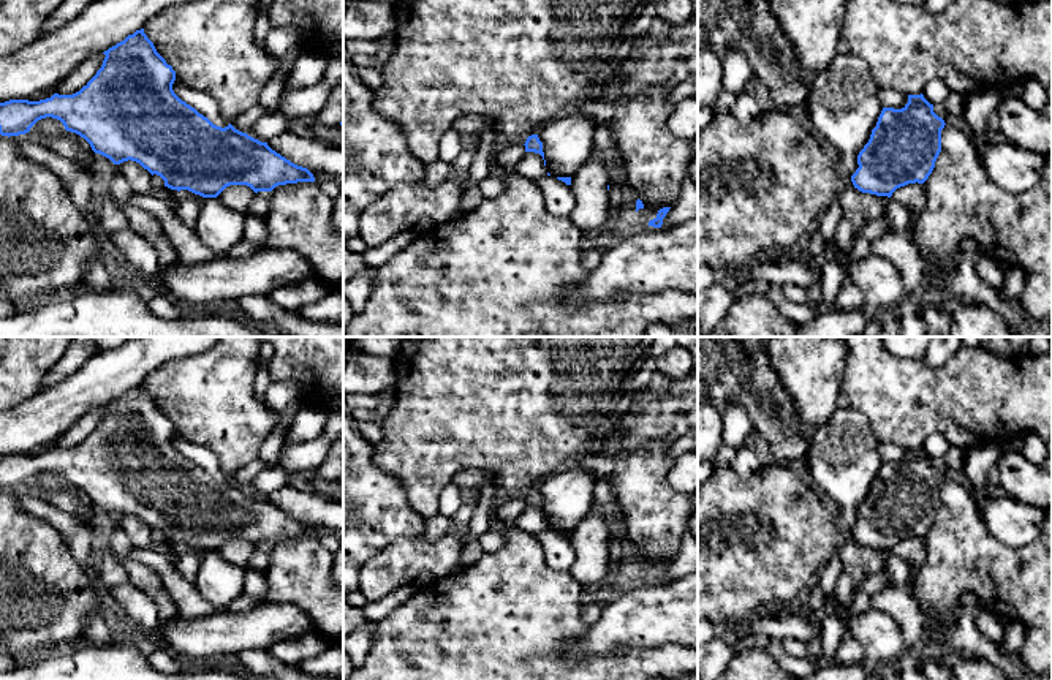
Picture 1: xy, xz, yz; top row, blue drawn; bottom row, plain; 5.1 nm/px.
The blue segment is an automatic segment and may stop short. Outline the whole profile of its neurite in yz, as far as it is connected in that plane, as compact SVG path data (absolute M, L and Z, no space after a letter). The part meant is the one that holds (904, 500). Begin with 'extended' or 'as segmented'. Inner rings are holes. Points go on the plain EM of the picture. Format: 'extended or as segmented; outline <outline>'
as segmented; outline M908 449L902 463L883 462L868 497L857 509L859 522L851 530L854 542L862 547L891 552L908 538L924 538L935 522L941 506L941 484L944 474L933 467L924 449Z

